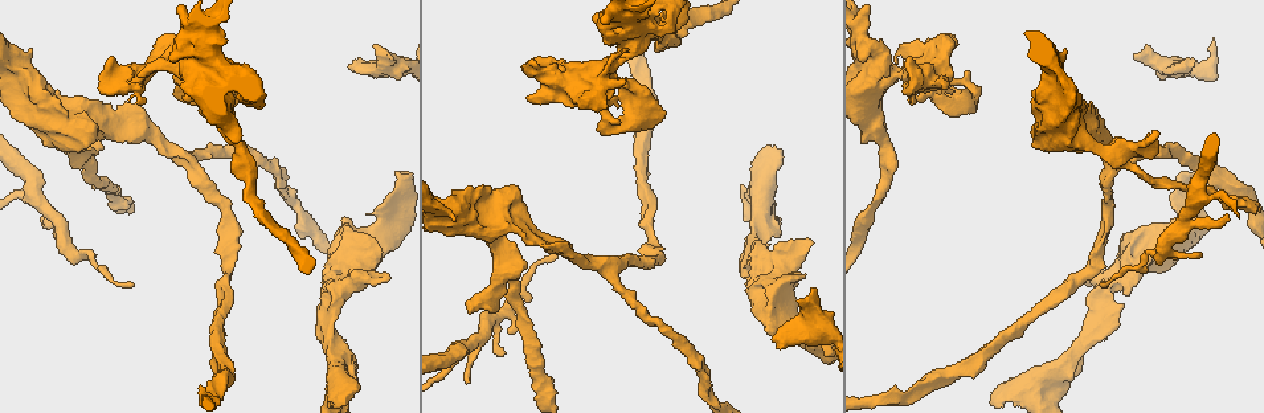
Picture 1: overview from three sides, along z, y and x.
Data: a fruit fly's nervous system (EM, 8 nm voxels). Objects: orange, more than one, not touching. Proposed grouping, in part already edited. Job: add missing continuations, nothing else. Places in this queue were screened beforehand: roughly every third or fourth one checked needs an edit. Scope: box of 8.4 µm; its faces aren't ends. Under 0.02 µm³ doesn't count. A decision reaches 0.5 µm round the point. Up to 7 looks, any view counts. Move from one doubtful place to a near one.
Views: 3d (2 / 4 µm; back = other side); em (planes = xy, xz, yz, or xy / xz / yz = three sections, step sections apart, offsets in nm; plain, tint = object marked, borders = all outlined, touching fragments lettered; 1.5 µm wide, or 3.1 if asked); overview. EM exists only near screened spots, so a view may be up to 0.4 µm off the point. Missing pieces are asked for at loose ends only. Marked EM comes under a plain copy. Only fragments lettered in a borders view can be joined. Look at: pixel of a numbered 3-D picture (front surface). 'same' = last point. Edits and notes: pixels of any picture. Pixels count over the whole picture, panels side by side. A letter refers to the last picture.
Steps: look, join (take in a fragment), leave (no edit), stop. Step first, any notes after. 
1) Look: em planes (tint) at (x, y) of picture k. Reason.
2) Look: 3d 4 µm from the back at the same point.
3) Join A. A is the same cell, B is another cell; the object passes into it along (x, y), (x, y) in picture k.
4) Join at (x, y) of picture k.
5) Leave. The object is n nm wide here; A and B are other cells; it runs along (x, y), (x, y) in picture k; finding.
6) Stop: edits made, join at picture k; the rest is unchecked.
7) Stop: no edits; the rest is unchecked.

Look: em planes (borders) at (500, 353) of picture 1. Branch stops here.

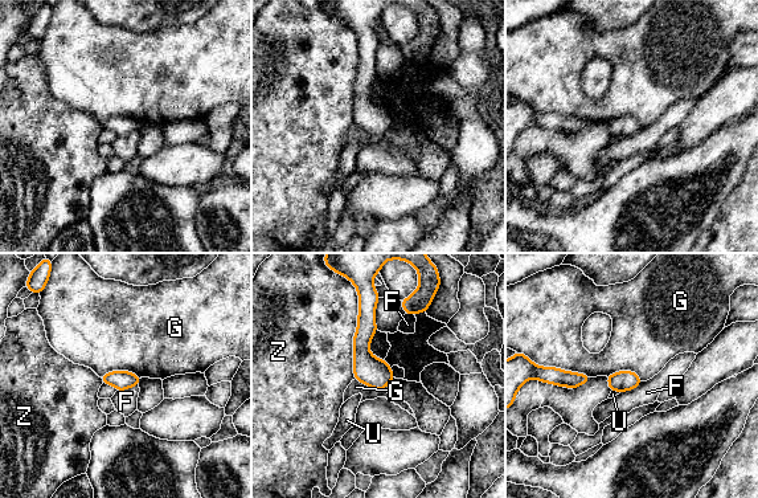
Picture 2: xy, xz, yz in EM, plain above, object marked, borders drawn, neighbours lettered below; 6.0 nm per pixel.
Leave. The longest contact is with Z, 550 nm; F, G, U and Z are other cells; no lettered fragment goes on from it.

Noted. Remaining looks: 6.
Look: em planes (borders) at (779, 346) of picture 1. Branch stops here.

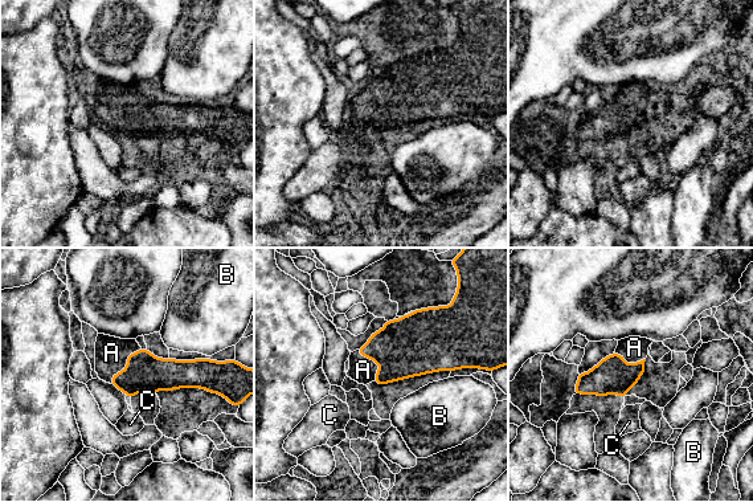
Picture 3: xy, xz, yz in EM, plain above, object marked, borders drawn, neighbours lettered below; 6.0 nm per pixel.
Join A. A is the same cell, B and C are other cells; the object passes into it along (608, 378), (629, 367), (634, 347) in picture 3; the neuron continues.

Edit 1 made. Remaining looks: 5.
Look: 3d 4 µm at (956, 44) of picture 1. An open end.

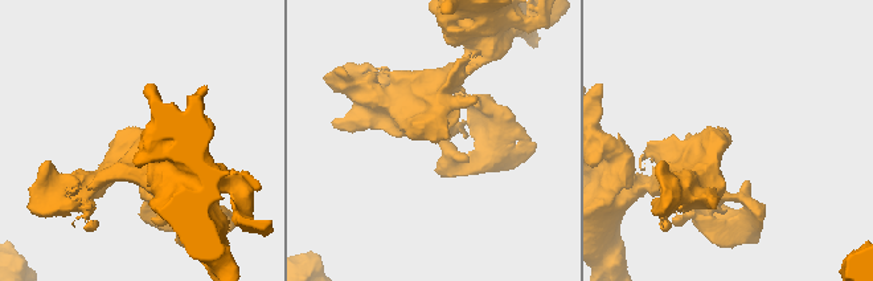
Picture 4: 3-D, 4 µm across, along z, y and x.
Look: em planes (borders) at (726, 139) of picture 4. Shape alone is not enough.

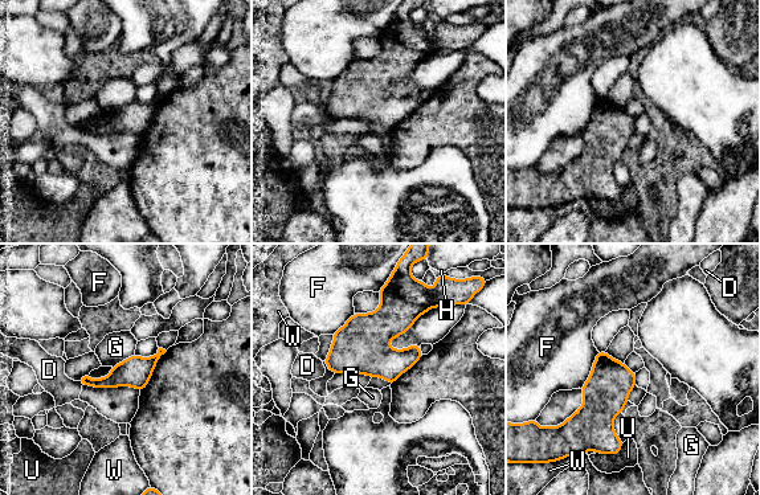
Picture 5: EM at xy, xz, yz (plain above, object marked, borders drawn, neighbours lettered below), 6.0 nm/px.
Leave. The longest contact is with F, 260 nm; D, F, G, H, U and W are other cells; a border runs along (134, 354), (111, 367) in picture 5; none of them fits.

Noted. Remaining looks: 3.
Stop: edits made, join at picture 3; the rest is unchecked.

